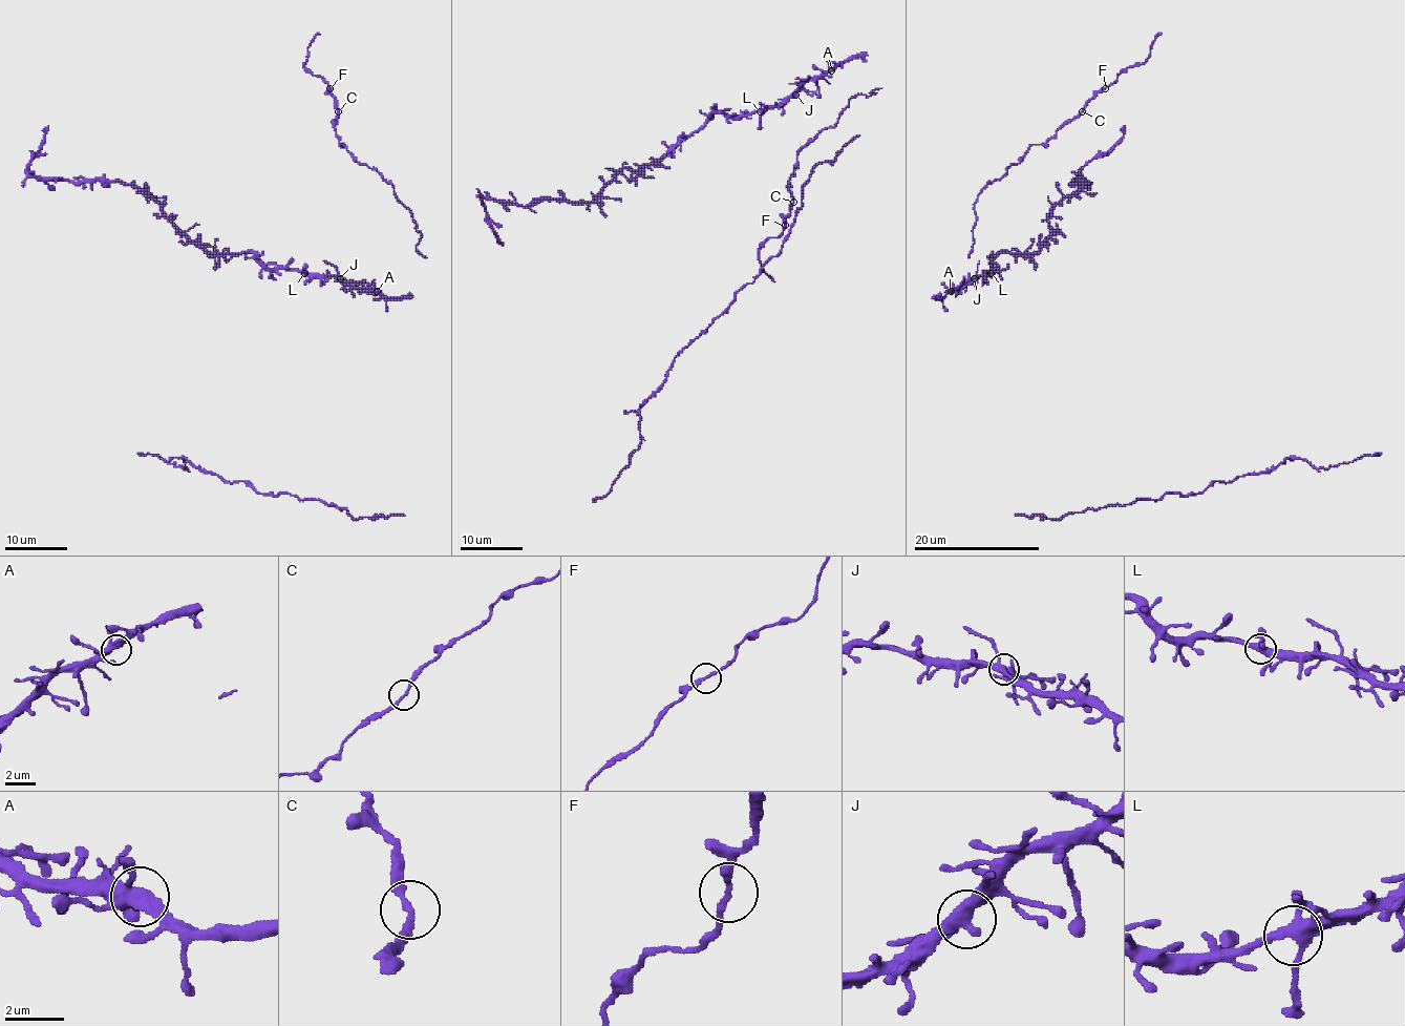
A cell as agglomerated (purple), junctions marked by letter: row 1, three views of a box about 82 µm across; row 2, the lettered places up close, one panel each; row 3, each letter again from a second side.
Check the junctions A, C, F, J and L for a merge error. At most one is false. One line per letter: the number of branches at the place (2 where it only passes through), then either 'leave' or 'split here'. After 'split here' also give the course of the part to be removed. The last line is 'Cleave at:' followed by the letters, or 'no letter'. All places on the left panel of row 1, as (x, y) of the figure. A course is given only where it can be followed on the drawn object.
A: branches 5; leave
C: branches 2; leave
F: branches 2; leave
J: branches 4; leave
L: branches 5; leave
Cleave at: no letter

